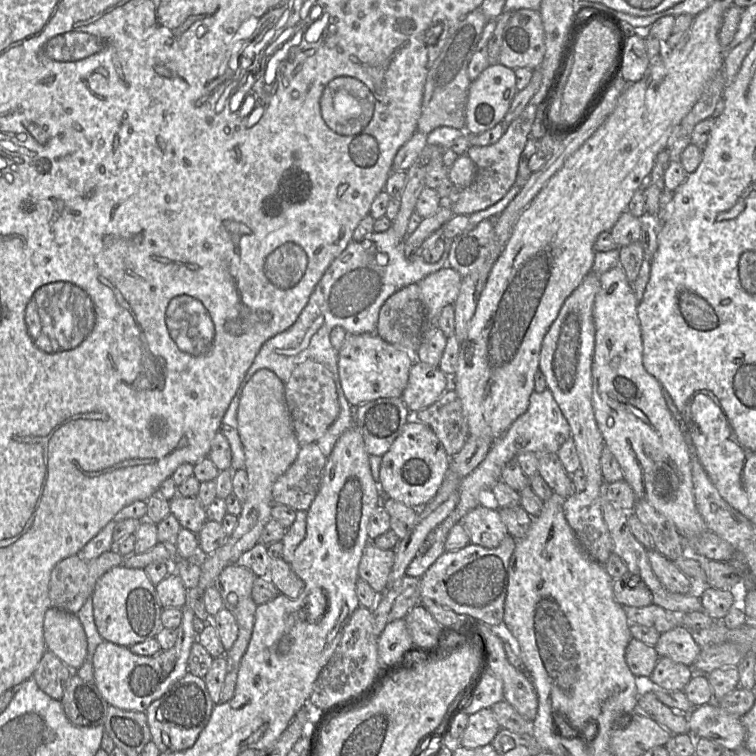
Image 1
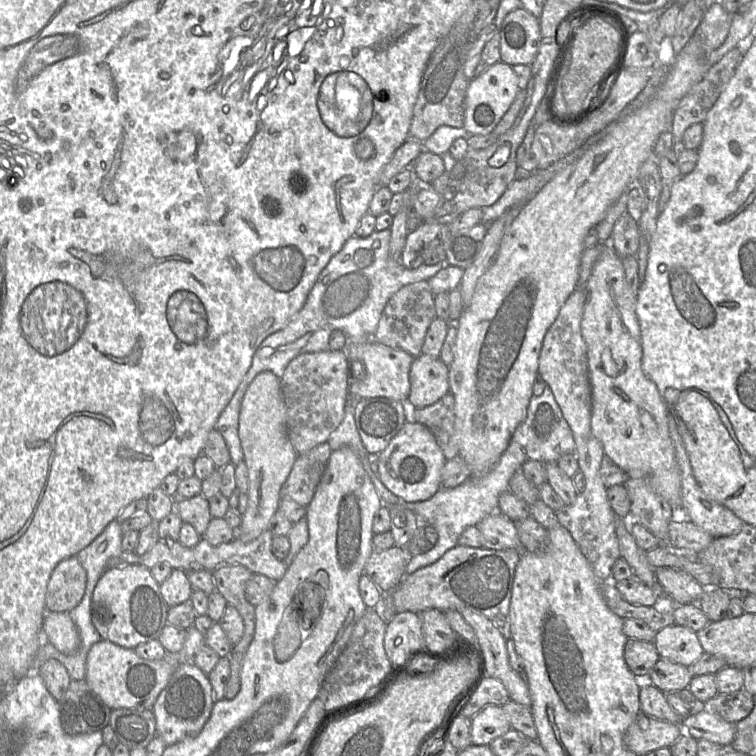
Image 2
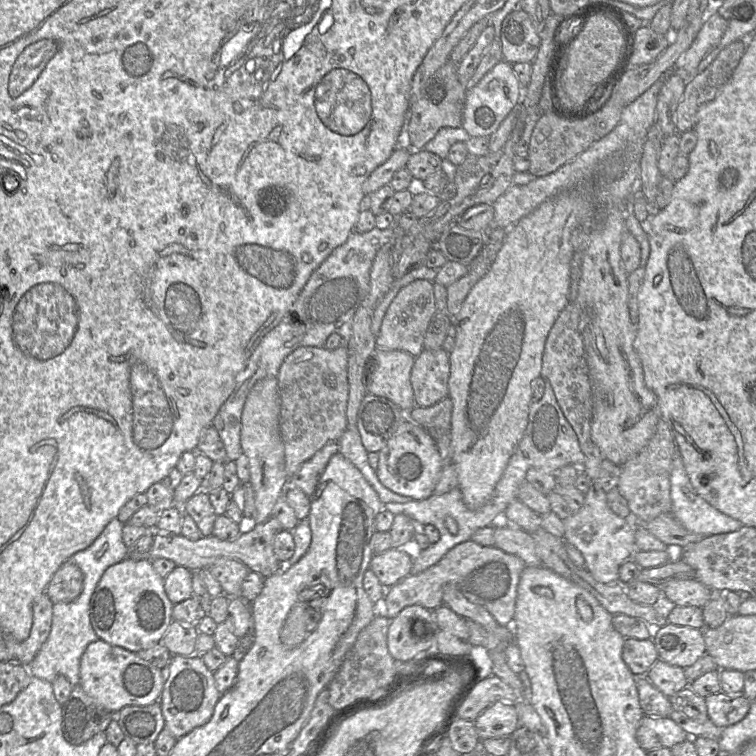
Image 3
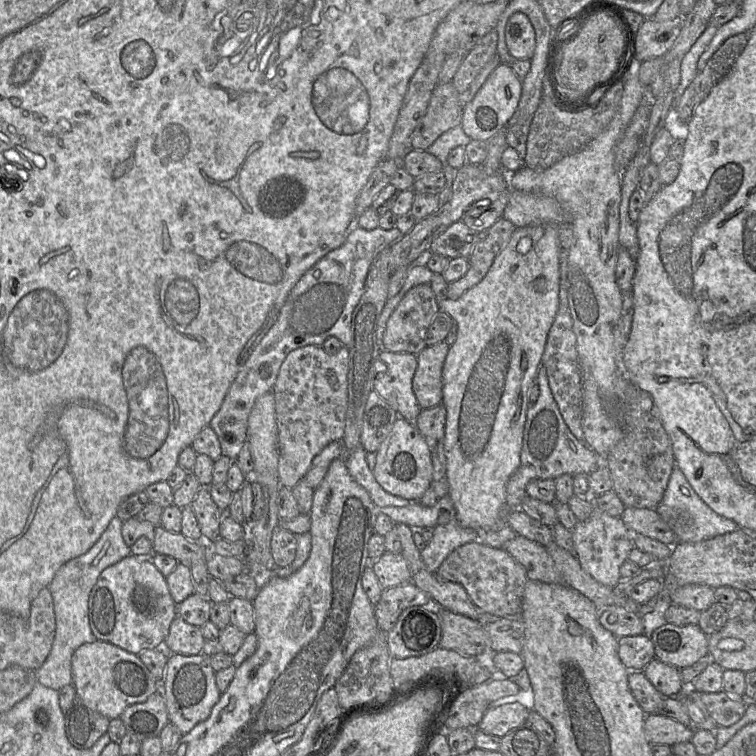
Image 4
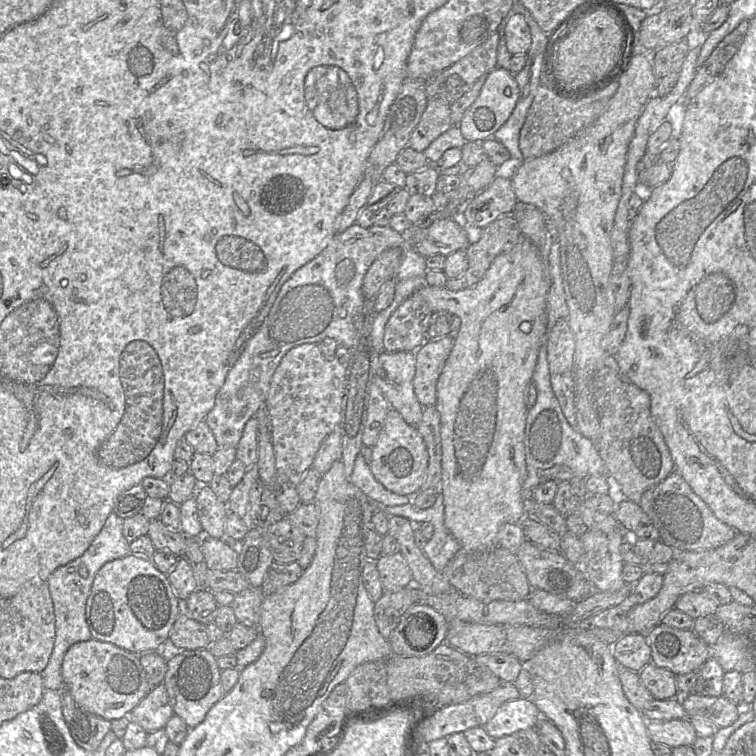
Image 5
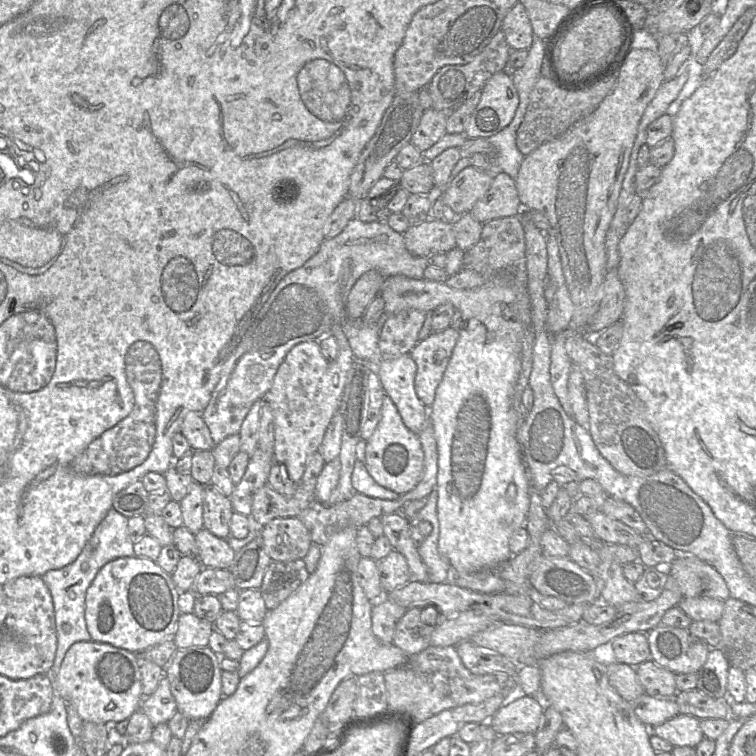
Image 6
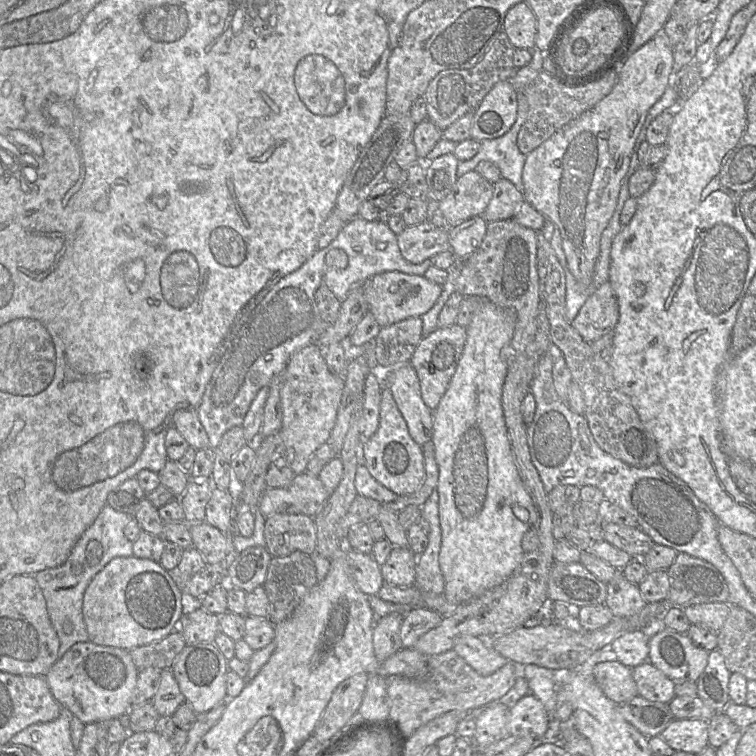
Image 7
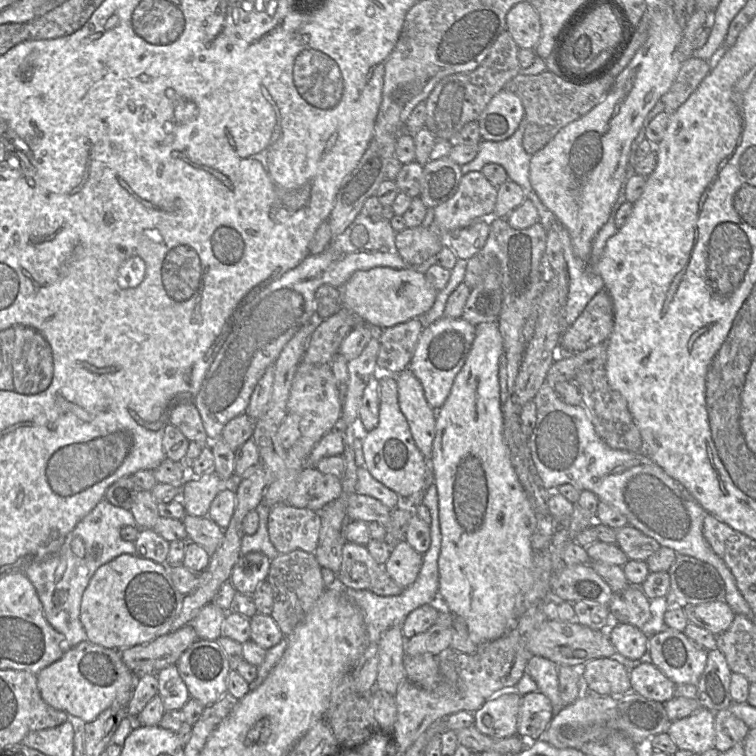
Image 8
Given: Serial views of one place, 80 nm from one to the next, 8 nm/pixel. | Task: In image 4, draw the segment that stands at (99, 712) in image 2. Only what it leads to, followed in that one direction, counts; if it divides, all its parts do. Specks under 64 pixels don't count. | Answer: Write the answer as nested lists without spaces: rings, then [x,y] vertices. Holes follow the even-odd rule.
[[[78,697],[64,714],[69,742],[77,749],[88,749],[107,732],[110,720],[87,707]]]

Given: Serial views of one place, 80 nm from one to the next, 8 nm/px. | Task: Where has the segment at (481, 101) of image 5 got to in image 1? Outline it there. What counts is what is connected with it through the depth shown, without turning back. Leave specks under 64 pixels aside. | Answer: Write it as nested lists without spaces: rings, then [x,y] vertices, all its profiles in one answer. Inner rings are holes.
[[[496,63],[488,66],[471,82],[466,105],[466,127],[468,133],[479,135],[501,122],[518,92],[514,69]]]

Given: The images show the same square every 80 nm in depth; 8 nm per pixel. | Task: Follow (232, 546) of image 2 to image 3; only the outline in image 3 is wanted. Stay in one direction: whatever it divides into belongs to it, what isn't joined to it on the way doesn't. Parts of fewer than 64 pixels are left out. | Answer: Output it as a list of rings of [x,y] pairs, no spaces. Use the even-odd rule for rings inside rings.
[[[273,517],[256,525],[246,525],[242,533],[234,540],[221,540],[211,535],[191,541],[181,534],[175,535],[154,530],[153,543],[149,550],[150,560],[166,558],[173,561],[176,566],[183,566],[192,572],[197,572],[209,569],[216,562],[234,559],[243,562],[251,571],[267,578],[281,572],[281,562],[273,551],[273,539],[280,530],[282,530],[280,523]]]

